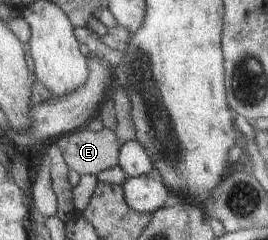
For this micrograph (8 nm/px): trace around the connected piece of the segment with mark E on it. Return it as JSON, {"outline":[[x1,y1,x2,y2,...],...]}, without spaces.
{"outline":[[83,127,76,132,60,136,54,144,62,149,70,169,74,169,81,177,98,176,102,171,120,165,122,144,117,134,109,128,94,132]]}

